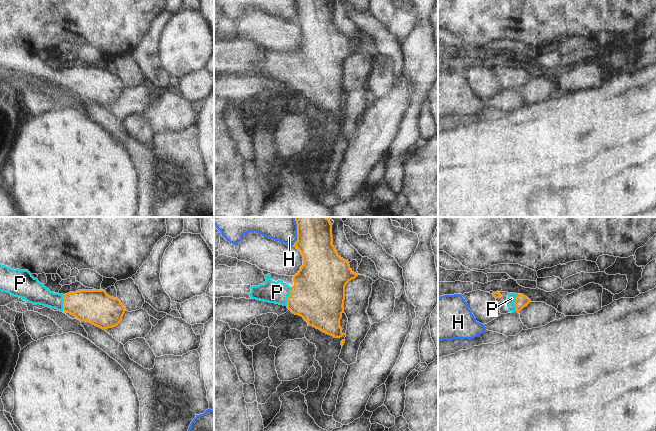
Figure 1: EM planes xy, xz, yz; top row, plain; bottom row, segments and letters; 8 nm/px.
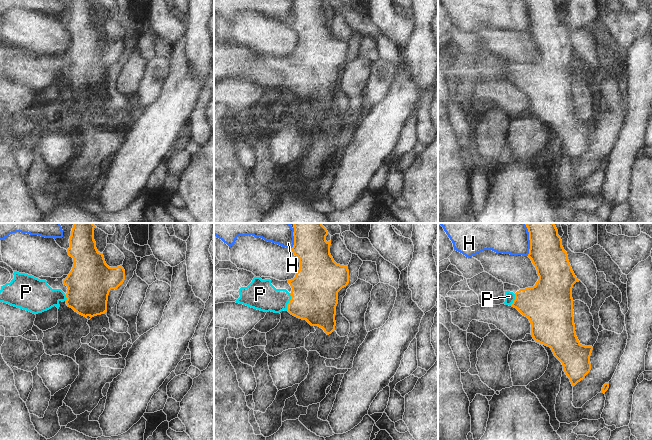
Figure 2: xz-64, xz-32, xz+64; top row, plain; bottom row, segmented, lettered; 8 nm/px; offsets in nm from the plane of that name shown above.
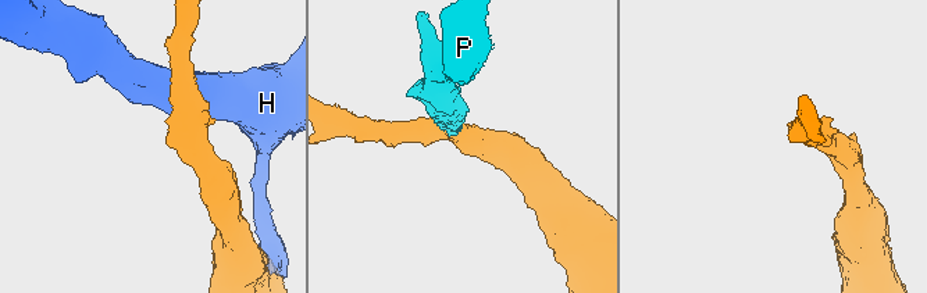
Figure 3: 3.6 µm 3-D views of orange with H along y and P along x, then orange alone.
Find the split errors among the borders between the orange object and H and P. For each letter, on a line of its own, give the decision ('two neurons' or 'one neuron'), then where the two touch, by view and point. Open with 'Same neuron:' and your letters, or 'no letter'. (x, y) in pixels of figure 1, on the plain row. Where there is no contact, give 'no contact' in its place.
Same neuron: P
H: two neurons | xz (297, 11)
P: one neuron | xz (288, 72)

